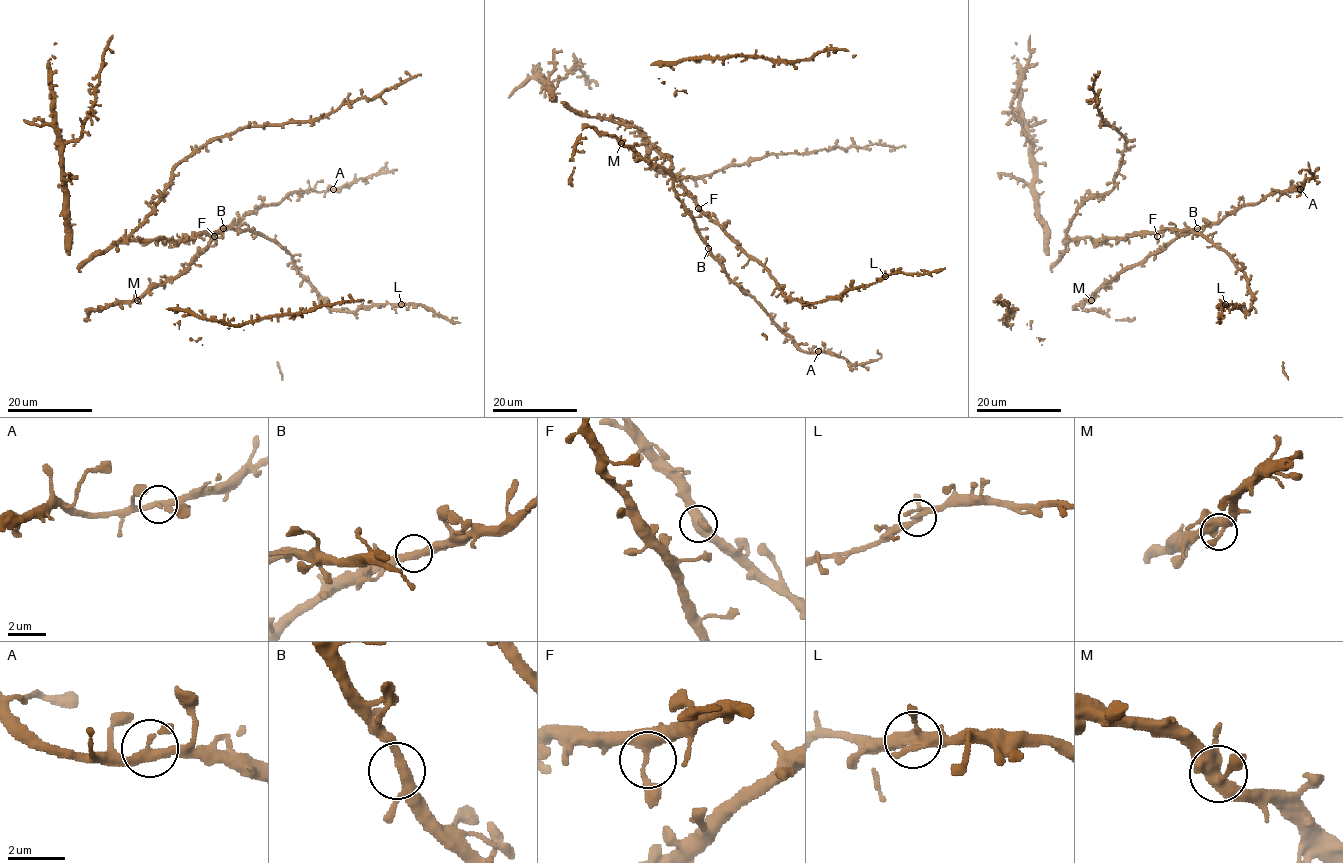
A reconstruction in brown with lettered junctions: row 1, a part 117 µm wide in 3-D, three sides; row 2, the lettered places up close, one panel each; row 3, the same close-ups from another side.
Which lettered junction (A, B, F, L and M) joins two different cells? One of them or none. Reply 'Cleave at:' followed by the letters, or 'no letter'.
Cleave at: no letter

